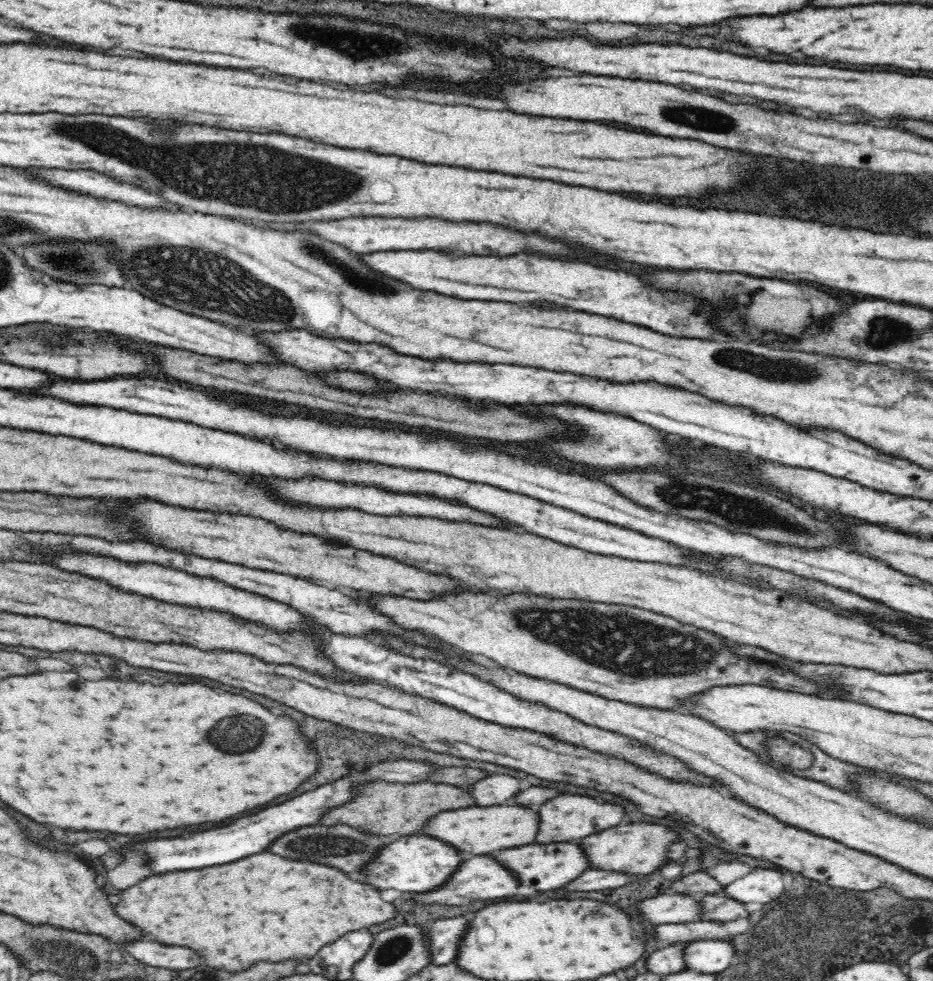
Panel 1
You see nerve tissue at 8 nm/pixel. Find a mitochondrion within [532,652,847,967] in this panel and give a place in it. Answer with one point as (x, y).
(590, 911)

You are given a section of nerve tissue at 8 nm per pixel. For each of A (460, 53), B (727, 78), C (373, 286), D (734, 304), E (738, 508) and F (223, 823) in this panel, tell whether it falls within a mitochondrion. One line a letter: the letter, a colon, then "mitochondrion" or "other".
A: mitochondrion
B: other
C: mitochondrion
D: mitochondrion
E: mitochondrion
F: other

